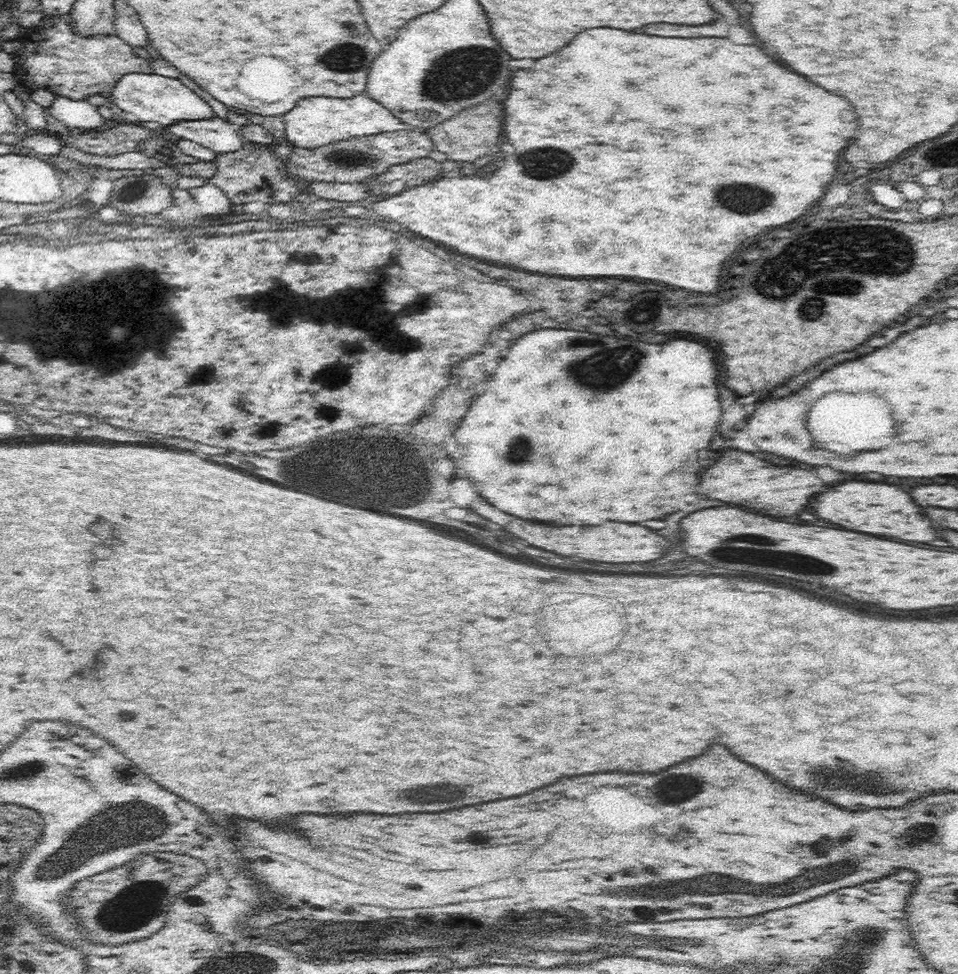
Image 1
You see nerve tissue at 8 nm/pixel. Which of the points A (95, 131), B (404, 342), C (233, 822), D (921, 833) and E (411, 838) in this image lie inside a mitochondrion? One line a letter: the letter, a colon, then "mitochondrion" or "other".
A: other
B: mitochondrion
C: other
D: mitochondrion
E: other

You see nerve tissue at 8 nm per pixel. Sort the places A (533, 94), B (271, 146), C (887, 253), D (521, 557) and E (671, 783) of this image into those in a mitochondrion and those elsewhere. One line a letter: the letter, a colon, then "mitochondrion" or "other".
A: other
B: other
C: mitochondrion
D: other
E: mitochondrion

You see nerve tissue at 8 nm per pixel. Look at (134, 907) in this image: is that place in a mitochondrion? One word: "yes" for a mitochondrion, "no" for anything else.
yes

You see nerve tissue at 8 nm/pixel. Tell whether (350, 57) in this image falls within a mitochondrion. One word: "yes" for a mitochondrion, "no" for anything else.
yes

